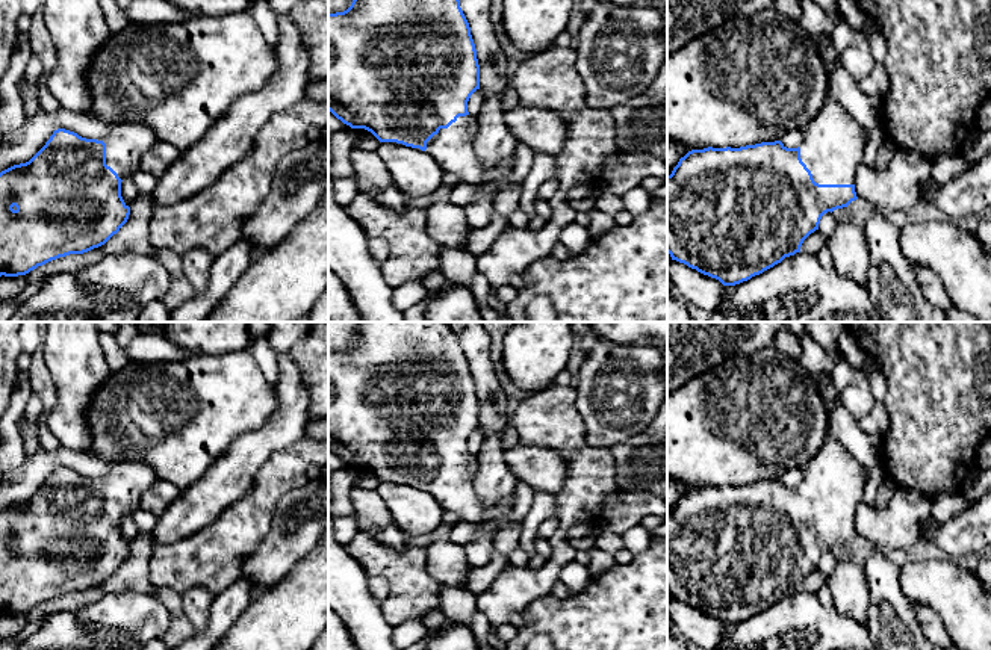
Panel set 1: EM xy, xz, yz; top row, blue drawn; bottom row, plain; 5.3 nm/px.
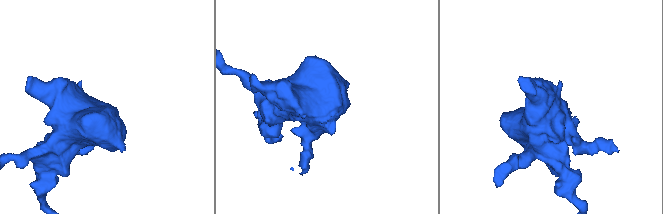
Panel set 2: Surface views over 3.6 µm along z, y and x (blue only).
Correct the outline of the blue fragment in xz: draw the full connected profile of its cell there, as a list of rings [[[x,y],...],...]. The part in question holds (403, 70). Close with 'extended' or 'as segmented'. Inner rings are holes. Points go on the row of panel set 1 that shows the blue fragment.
[[[353,0],[346,11],[328,14],[328,110],[351,128],[371,132],[380,142],[396,142],[431,154],[446,174],[457,175],[469,184],[477,184],[484,172],[474,150],[477,118],[468,112],[468,101],[477,89],[480,89],[480,65],[460,0]]] | extended

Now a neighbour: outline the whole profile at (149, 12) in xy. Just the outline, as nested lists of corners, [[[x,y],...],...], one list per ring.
[[[133,0],[123,12],[127,20],[142,26],[182,23],[192,18],[189,12],[176,8],[168,0]]]

